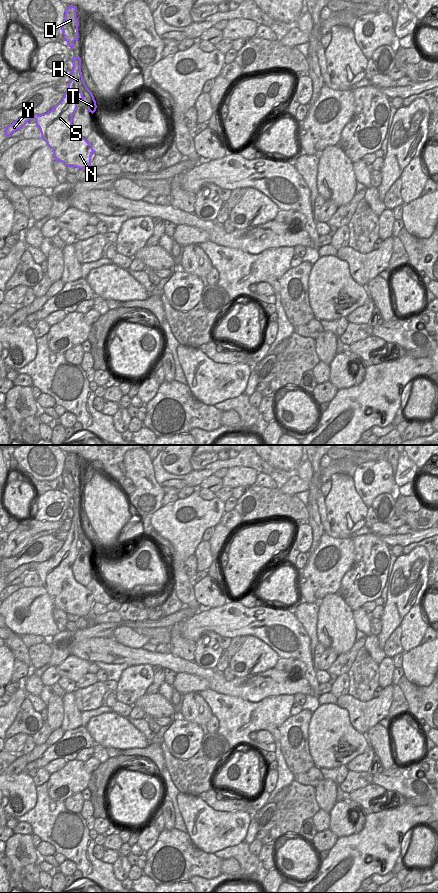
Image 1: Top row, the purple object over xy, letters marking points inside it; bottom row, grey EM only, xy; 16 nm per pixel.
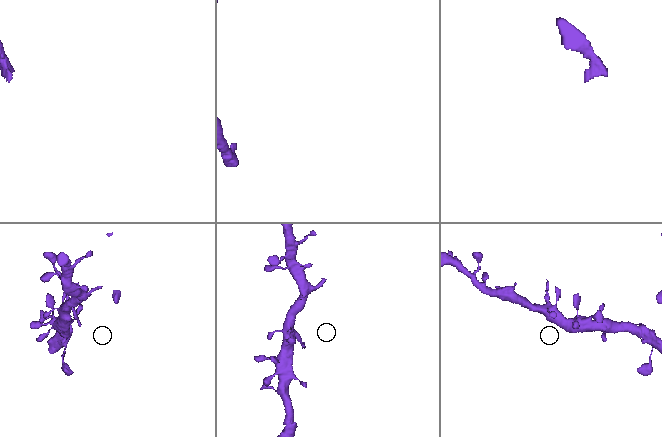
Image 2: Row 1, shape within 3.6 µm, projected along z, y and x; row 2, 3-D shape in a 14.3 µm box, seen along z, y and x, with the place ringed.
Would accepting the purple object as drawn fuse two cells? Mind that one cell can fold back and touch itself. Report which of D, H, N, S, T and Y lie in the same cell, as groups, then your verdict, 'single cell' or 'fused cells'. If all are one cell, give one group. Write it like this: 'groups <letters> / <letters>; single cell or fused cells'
groups D H N S T Y; single cell

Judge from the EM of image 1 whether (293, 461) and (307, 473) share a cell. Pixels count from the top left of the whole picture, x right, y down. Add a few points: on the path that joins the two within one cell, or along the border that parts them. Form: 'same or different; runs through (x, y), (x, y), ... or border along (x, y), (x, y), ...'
different; border along (307, 459), (296, 469)

